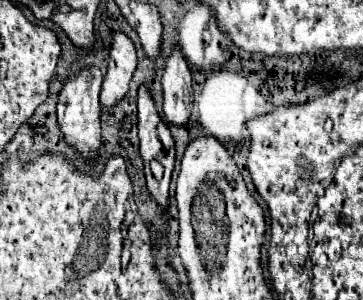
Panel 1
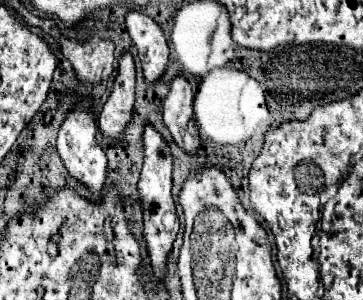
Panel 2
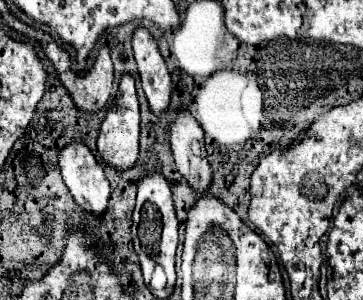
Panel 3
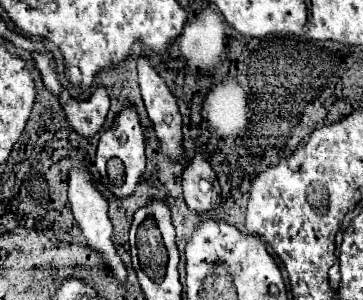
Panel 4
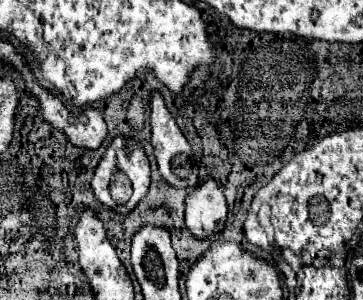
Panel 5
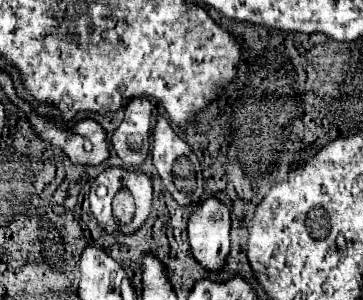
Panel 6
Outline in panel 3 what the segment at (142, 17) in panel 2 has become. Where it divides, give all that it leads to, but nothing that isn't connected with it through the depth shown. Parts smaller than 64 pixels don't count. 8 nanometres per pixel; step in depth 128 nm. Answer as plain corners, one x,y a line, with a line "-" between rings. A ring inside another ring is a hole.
138,28
132,38
134,60
138,64
138,74
142,90
148,98
150,110
160,118
170,106
172,82
166,64
158,52
158,46
146,28

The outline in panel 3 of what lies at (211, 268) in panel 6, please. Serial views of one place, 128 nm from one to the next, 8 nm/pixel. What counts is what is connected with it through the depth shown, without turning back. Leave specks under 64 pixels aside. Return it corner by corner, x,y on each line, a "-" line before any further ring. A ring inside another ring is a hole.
178,110
176,114
178,118
170,128
176,168
196,194
206,194
212,184
212,172
206,160
204,132
188,110

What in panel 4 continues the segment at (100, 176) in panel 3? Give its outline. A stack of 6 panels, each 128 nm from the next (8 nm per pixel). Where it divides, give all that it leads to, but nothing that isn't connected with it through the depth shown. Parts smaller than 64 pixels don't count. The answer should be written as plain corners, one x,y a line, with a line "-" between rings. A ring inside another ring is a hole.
78,166
70,172
70,182
68,182
68,198
70,198
70,206
72,206
72,214
74,214
74,220
78,222
84,238
86,238
86,244
90,246
90,250
94,252
100,252
102,254
102,260
106,264
106,268
112,272
112,276
124,284
126,282
126,266
122,264
122,258
118,256
114,244
112,244
112,222
108,218
108,202
106,198
94,188
94,184
90,182
90,174
86,168

